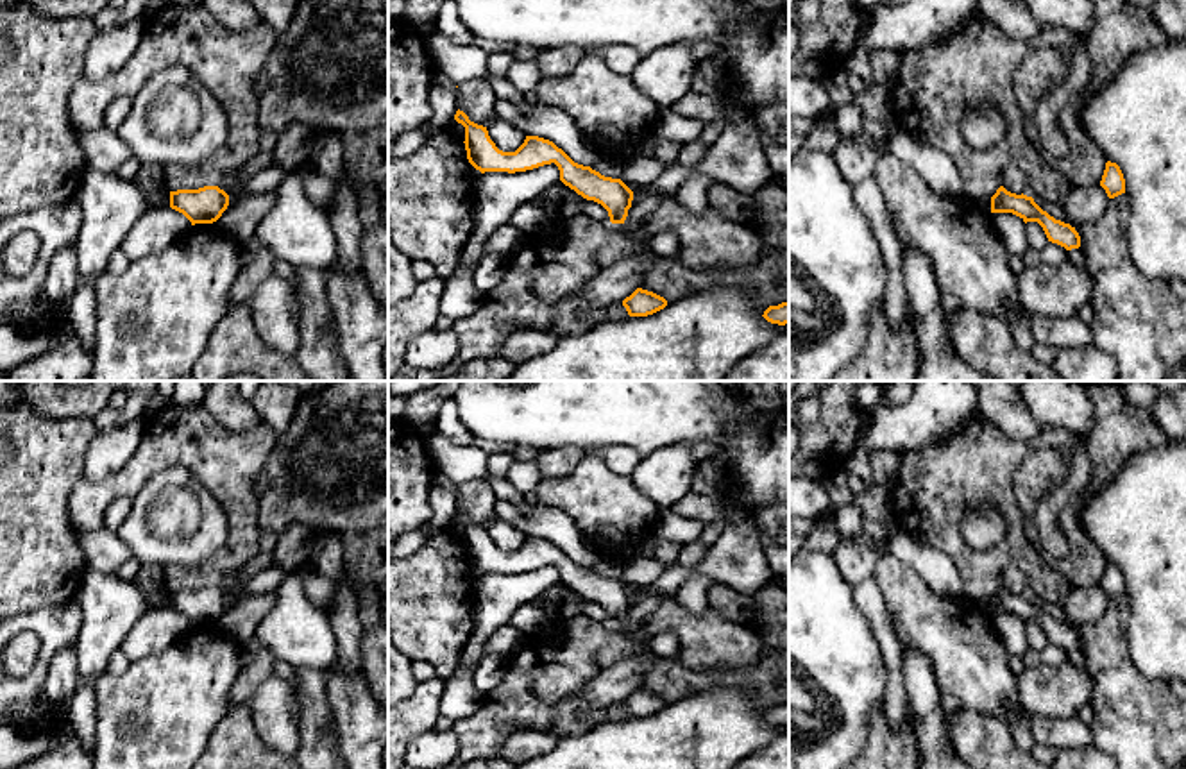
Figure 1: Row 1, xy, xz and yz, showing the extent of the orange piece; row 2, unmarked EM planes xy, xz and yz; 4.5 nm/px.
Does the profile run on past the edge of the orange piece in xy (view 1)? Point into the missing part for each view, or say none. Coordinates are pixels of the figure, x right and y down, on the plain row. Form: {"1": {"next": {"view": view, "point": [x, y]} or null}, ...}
{"1": {"next": null}}

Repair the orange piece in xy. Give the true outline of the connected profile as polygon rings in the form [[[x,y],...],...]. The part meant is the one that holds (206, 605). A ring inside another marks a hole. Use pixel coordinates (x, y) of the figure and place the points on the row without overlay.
[[[218,587],[170,592],[170,608],[182,613],[191,626],[213,624],[229,606],[229,596]]]

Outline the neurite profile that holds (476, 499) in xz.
[[[472,479],[456,488],[458,510],[463,511],[470,522],[488,528],[496,520],[496,494],[488,479]]]

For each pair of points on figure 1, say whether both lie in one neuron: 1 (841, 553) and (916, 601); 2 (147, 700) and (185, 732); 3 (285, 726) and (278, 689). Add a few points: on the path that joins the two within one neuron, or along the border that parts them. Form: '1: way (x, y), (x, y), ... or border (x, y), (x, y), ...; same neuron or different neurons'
1: border (886, 549), (872, 578); different neurons
2: way (156, 709), (176, 728); same neuron
3: way (278, 718), (278, 698); same neuron

